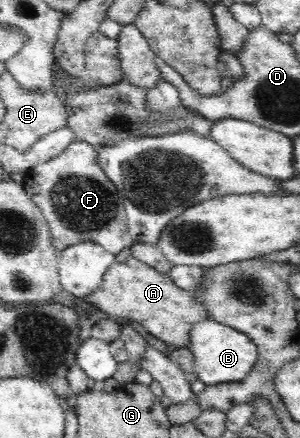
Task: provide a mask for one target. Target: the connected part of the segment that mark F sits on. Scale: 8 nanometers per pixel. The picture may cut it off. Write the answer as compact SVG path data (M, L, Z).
M75 141L64 151L60 156L30 168L24 175L24 183L22 184L27 196L43 213L43 218L49 226L55 250L63 252L74 244L91 242L100 244L105 250L116 255L124 248L131 247L134 242L128 231L126 201L119 194L119 189L115 183L100 167L99 153L97 153L96 147L85 141Z

